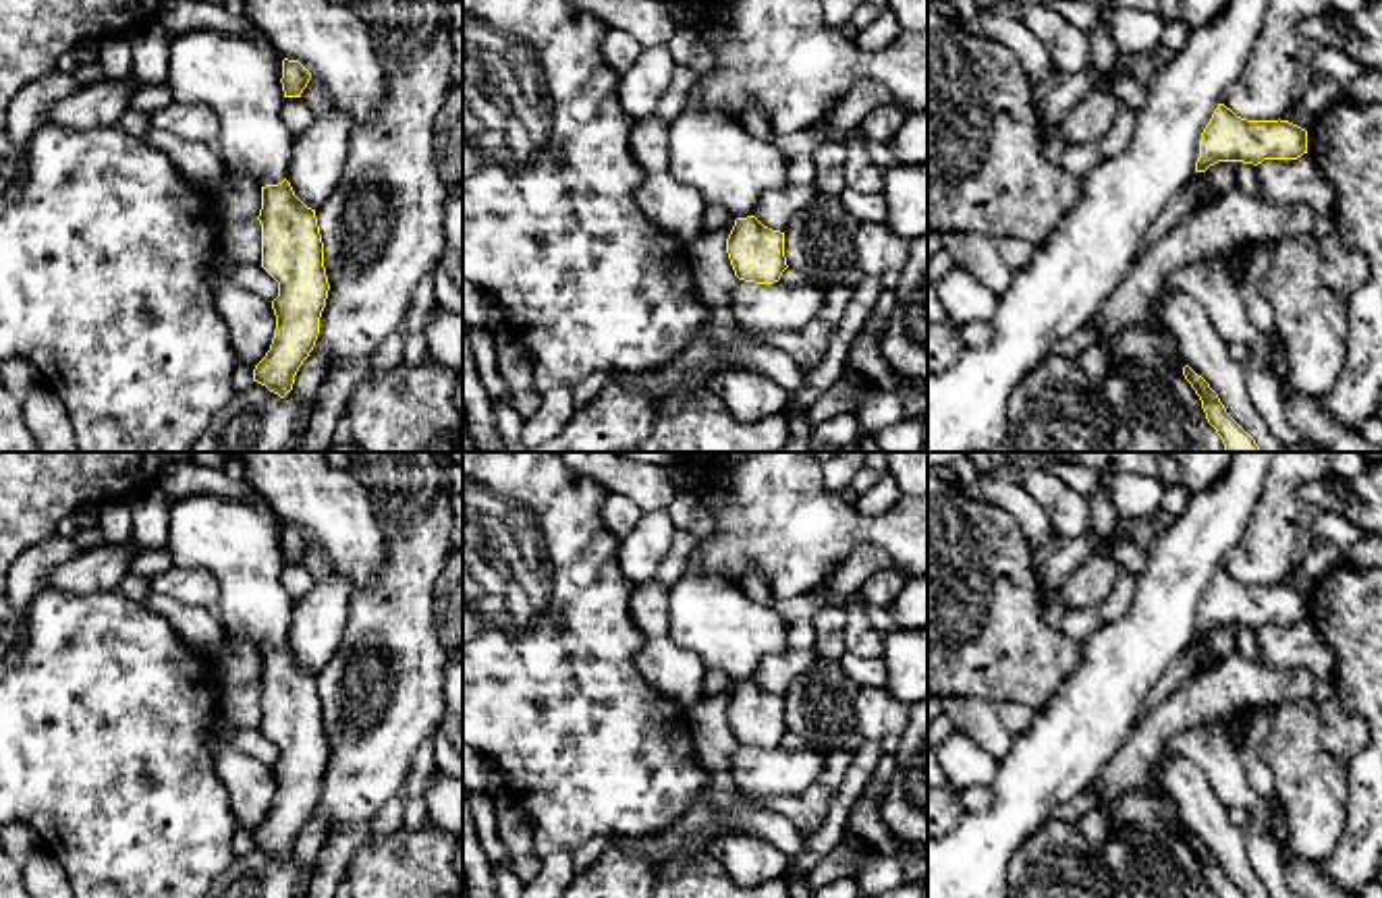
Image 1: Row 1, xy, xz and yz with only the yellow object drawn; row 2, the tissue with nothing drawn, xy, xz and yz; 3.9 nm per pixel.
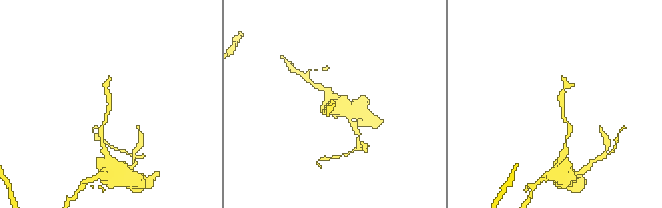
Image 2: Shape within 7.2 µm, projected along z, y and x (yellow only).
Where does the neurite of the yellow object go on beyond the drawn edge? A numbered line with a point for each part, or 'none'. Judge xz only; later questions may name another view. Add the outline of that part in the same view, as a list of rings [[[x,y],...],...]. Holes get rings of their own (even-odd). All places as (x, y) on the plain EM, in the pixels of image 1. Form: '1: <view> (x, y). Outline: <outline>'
none

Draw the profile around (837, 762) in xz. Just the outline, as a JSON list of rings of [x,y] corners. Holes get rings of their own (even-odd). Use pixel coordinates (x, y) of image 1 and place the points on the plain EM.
[[[832,749],[822,755],[824,755],[824,769],[818,778],[818,784],[824,786],[830,794],[834,794],[840,788],[853,763],[855,751]]]

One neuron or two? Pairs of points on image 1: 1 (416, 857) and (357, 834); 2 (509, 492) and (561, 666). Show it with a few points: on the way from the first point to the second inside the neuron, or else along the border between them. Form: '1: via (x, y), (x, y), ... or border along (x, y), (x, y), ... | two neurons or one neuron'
1: border along (368, 838), (343, 874) | two neurons
2: via (509, 536), (509, 600), (532, 623) | one neuron

